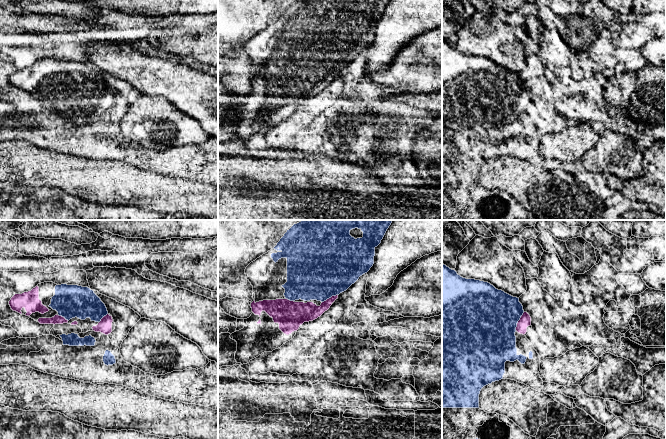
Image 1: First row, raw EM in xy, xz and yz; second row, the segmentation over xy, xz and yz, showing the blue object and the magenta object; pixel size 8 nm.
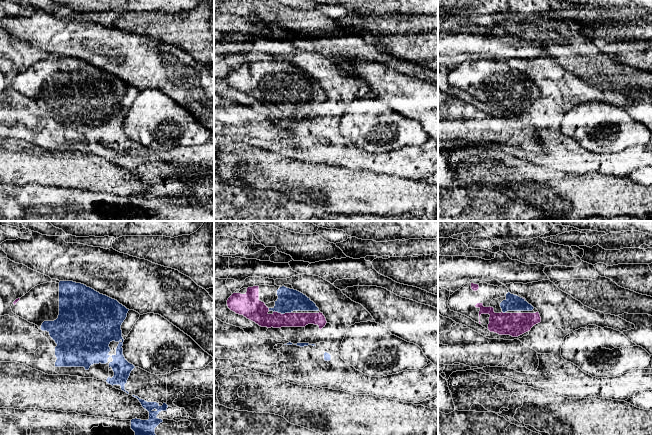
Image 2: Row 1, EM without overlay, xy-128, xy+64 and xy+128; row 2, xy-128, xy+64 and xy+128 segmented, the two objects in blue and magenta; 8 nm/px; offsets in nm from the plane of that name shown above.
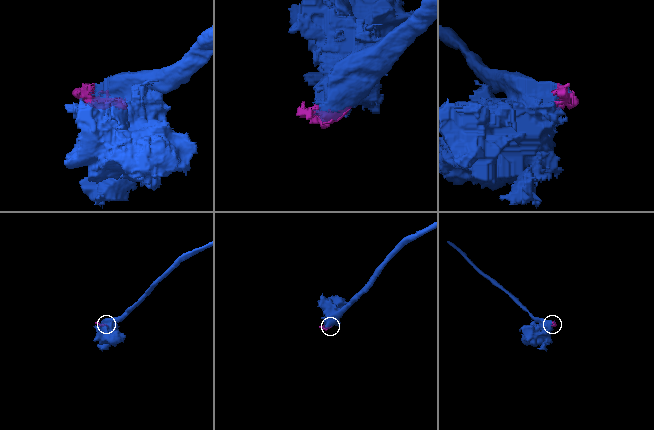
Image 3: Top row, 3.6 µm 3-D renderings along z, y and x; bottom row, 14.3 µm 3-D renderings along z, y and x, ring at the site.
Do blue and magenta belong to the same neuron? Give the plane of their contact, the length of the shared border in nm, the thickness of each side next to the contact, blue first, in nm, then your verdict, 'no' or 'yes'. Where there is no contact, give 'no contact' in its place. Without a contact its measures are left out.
yz | 170 nm | 480/90 nm | yes

